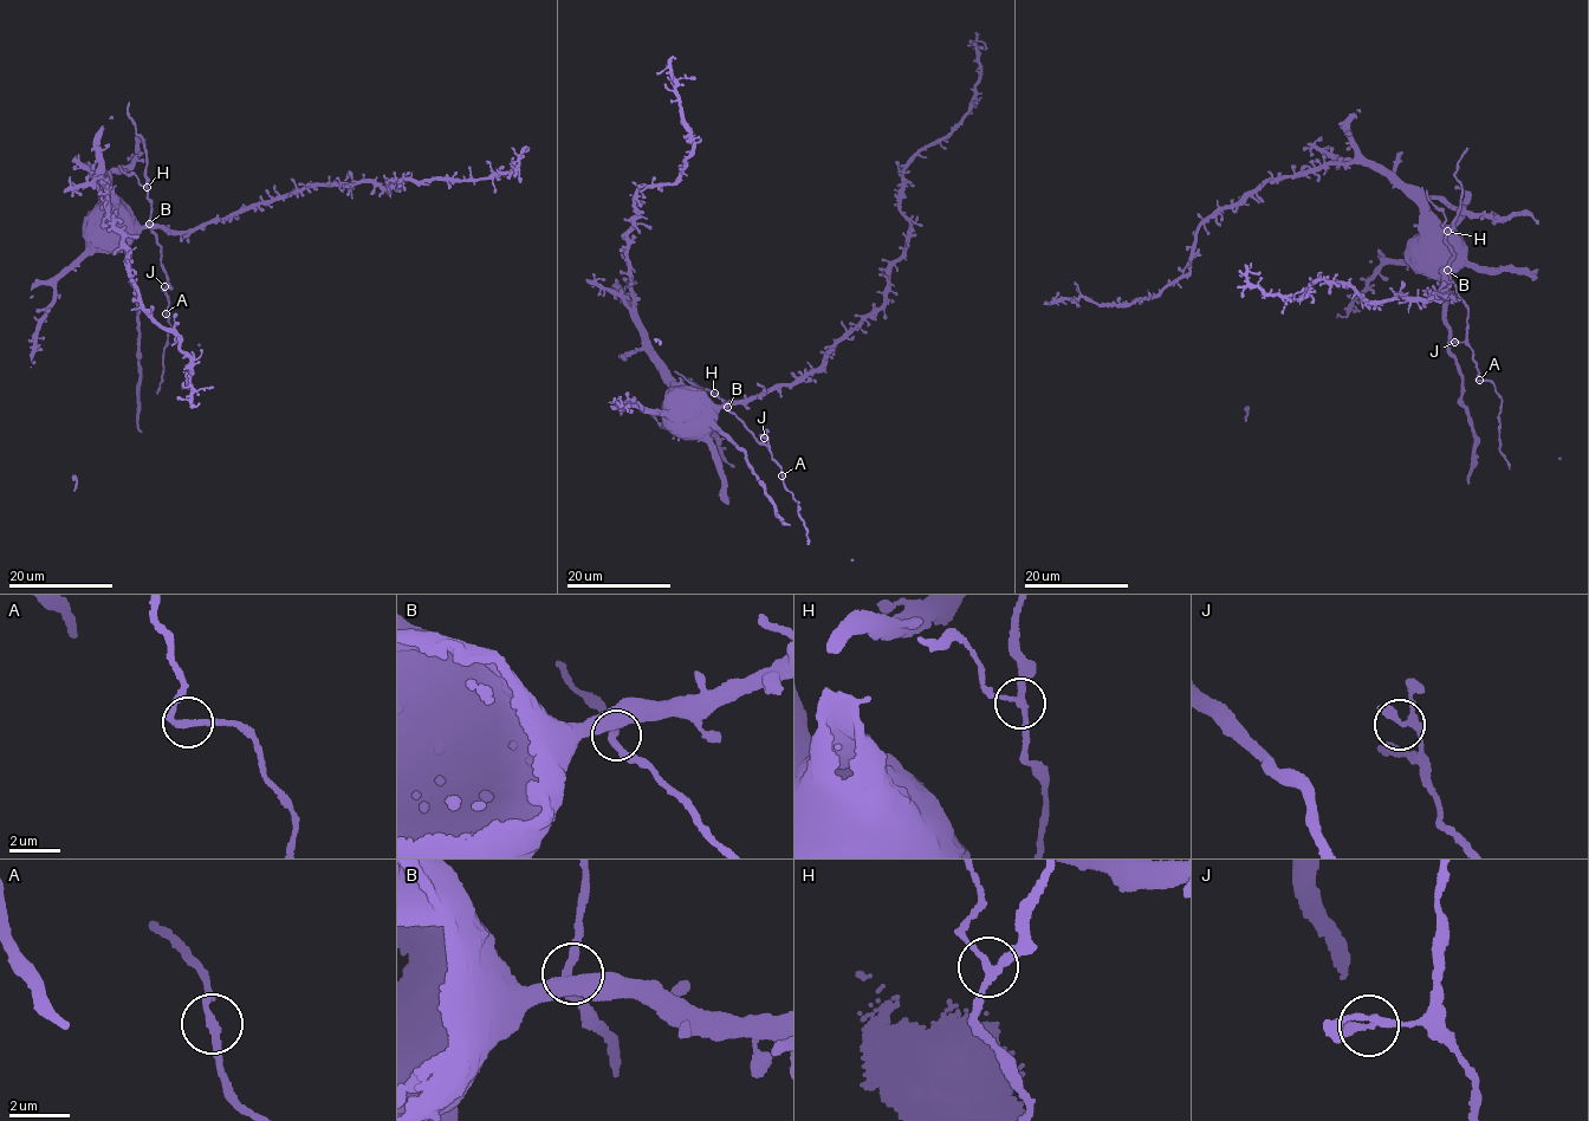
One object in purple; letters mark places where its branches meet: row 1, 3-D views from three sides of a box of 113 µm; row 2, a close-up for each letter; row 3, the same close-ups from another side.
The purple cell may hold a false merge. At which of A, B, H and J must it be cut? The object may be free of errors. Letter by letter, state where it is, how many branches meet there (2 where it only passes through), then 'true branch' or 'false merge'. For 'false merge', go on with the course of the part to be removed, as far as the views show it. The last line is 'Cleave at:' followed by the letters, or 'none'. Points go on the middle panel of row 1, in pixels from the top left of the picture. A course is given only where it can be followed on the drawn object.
A: at (782, 475); 2 branches meet; true branch
B: at (727, 407); 3 branches meet; true branch
H: at (714, 393); 3 branches meet; false merge; foreign part runs (714, 393), (699, 388), (674, 371)
J: at (764, 438); 3 branches meet; true branch
Cleave at: H

